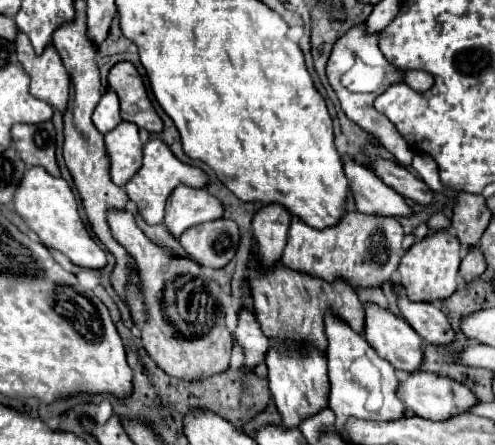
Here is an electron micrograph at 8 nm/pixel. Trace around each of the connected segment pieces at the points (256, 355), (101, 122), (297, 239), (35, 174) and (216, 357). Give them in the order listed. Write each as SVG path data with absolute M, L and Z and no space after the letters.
M248 310L240 312L240 320L238 320L238 328L234 332L234 338L244 348L246 370L252 370L256 364L260 364L264 360L264 356L268 352L268 338L260 330L260 324L256 322L252 312L248 312Z
M108 90L102 100L98 102L96 110L94 110L94 116L92 116L96 128L102 132L102 134L108 134L112 128L116 128L122 118L120 118L120 106L118 106L118 96L114 90Z
M344 212L344 216L338 220L338 224L328 226L328 228L312 228L300 218L292 218L290 230L288 230L288 244L282 254L282 262L288 268L310 272L312 276L322 276L324 280L334 280L334 276L342 276L348 280L352 286L380 286L384 280L388 280L394 270L398 268L404 250L402 250L402 240L404 240L404 228L398 218L394 216L372 216L372 214L362 214L362 212Z
M34 166L26 170L26 176L22 178L22 184L18 186L18 196L14 196L12 208L28 222L30 230L40 238L42 244L52 246L68 256L68 260L80 268L104 268L106 266L106 252L98 248L98 244L92 240L90 232L86 230L80 212L78 202L64 178L50 176L42 166Z
M110 208L108 214L108 226L118 244L122 244L128 252L128 256L136 264L136 276L140 280L138 288L136 284L126 284L126 298L128 308L132 314L134 326L140 330L140 340L148 352L148 356L170 376L182 378L182 380L196 380L200 376L212 376L218 372L224 372L230 366L230 350L232 350L232 334L228 332L224 324L224 308L220 306L220 286L218 282L206 284L206 272L204 268L188 258L188 256L176 256L170 254L164 246L152 242L136 224L134 212L128 212L126 208Z

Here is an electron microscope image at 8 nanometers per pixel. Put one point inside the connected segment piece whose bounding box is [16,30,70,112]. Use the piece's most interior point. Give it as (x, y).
(50, 82)

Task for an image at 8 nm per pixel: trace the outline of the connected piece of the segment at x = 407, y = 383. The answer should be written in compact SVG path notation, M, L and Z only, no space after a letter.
M422 370L410 372L408 378L398 384L398 398L404 402L408 410L430 420L446 420L450 416L468 412L468 408L478 402L478 398L464 384L458 384L456 380L450 380L432 372L422 372Z

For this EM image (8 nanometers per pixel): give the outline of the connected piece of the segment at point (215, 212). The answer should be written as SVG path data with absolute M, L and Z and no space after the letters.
M178 186L166 202L164 226L176 240L180 240L182 232L196 224L222 218L222 212L222 202L208 194L206 188L194 190L188 186Z

